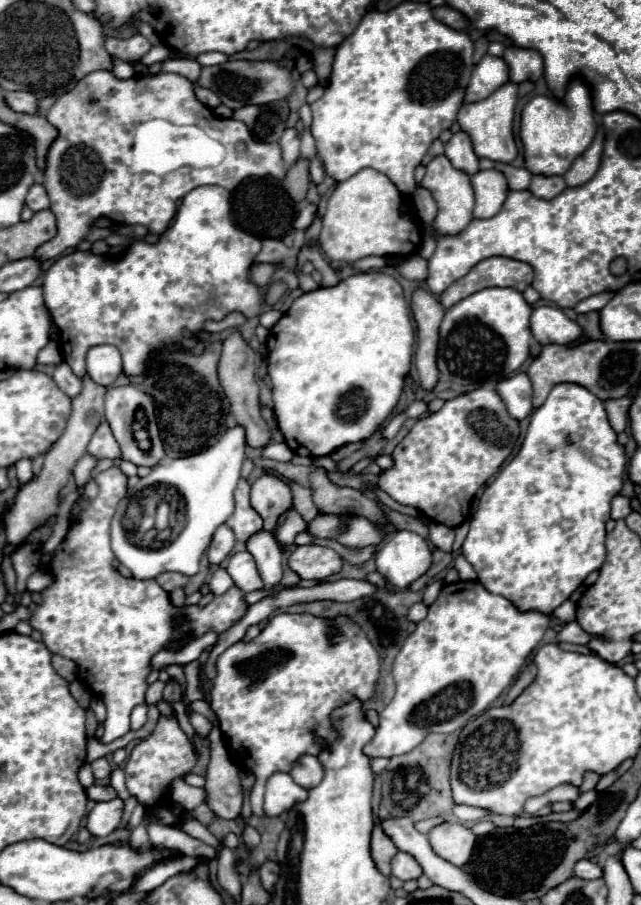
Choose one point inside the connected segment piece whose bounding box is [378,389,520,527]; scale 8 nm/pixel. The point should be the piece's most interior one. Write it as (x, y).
(438, 467)

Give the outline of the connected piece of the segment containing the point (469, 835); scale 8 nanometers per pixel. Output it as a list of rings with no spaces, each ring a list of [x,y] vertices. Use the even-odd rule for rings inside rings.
[[[450,821],[432,827],[428,839],[436,855],[458,867],[468,863],[476,843],[476,835],[468,827]]]

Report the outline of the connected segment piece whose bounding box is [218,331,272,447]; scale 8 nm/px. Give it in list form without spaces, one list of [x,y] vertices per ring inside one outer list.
[[[238,331],[230,333],[222,345],[222,357],[218,363],[218,377],[220,385],[230,399],[230,411],[236,417],[236,423],[246,427],[246,441],[250,447],[264,447],[272,441],[270,427],[260,415],[260,387],[256,381],[256,365],[254,365],[254,351],[252,347],[242,339]]]

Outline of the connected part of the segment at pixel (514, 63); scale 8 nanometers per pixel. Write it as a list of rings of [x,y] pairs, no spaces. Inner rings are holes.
[[[508,47],[504,51],[504,61],[510,67],[510,81],[522,83],[522,81],[536,81],[544,73],[542,57],[534,49],[522,49],[522,47]]]

